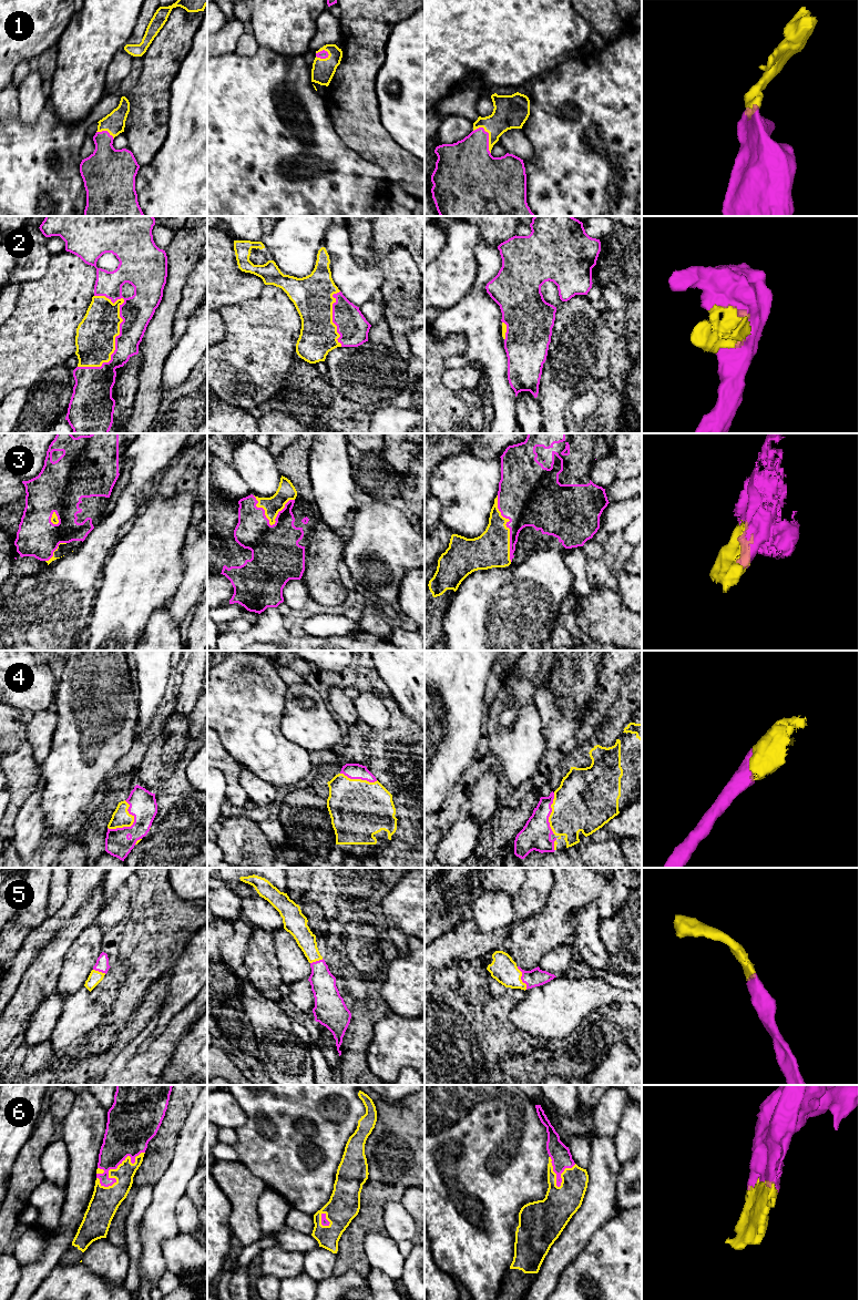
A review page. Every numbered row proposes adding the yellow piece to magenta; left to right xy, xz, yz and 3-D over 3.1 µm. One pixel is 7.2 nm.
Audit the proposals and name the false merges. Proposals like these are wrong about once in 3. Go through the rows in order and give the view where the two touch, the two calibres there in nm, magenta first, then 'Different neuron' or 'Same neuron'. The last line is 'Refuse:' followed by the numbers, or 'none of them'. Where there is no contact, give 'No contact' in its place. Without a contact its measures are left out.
1: Touches magenta in yz. Thickness 360 nm (magenta) against 240 nm. Same neuron
2: Touches magenta in xy. Thickness 190 nm (magenta) against 280 nm. Same neuron
3: Touches magenta in yz. Thickness 400 nm (magenta) against 260 nm. Same neuron
4: Touches magenta in xy. Thickness 200 nm (magenta) against 130 nm. Same neuron
5: Touches magenta in yz. Thickness 130 nm (magenta) against 190 nm. Same neuron
6: Touches magenta in xy. Thickness 300 nm (magenta) against 200 nm. Same neuron
Refuse: none of them

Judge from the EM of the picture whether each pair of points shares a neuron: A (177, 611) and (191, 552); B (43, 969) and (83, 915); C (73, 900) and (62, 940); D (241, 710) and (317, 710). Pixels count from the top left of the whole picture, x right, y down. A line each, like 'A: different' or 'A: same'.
A: same
B: same
C: different
D: different

